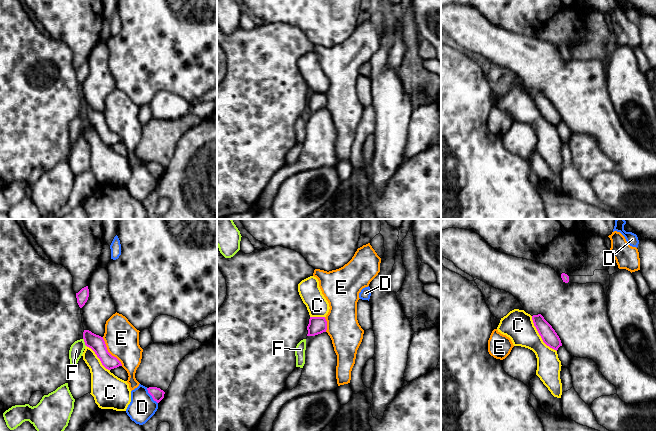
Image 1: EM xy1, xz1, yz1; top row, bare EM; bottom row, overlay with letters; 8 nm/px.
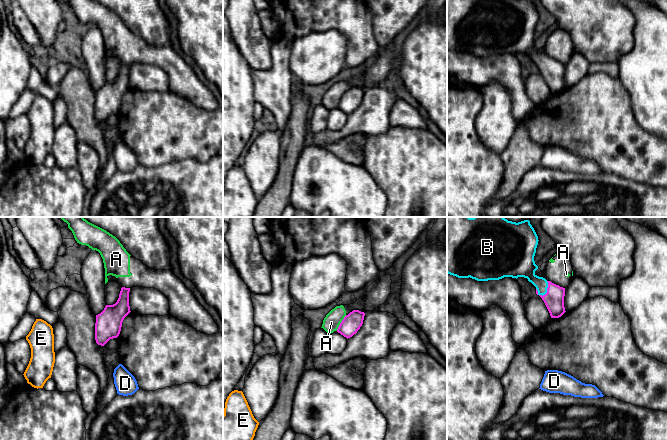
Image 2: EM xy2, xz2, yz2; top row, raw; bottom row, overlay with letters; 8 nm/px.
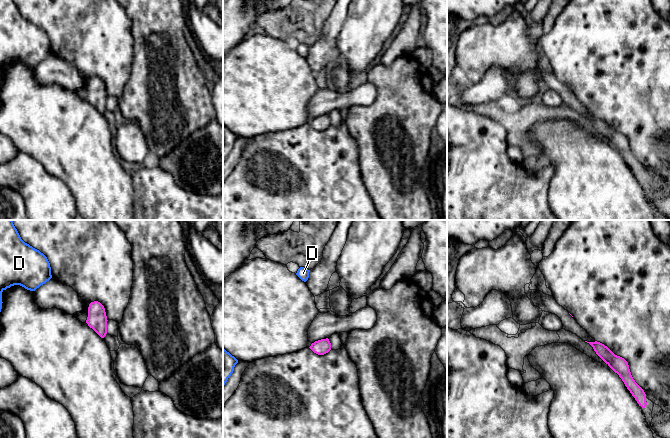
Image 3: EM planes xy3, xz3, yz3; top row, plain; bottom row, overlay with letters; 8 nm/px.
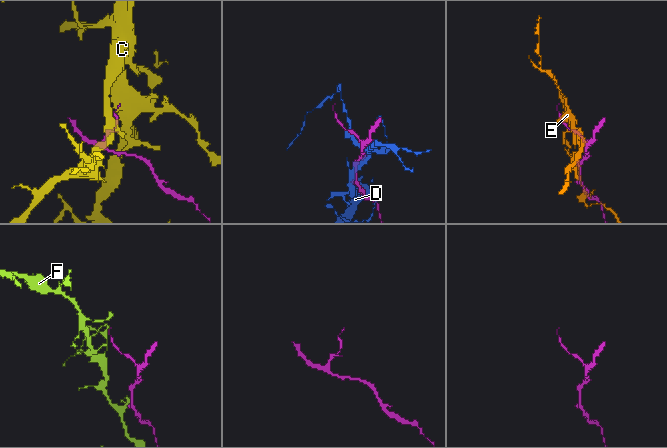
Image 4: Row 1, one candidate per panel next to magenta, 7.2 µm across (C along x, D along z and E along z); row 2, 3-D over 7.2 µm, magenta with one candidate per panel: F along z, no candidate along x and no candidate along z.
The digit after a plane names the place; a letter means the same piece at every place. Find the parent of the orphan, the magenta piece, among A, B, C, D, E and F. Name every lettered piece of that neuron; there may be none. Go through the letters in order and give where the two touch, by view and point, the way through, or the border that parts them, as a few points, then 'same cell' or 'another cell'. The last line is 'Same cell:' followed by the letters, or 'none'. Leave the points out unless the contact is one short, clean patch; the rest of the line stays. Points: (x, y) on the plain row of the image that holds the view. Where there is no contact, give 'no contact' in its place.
A: xz2 (340, 99) | along xz2 (346, 91), (336, 106) | another cell
B: yz2 (547, 67) | across yz2 (554, 74), (547, 67), (526, 44) | same cell
C: yz1 (539, 110) | another cell
D: xy1 (151, 171) | another cell
E: xy1 (108, 128) | another cell
F: xy1 (84, 117) | along xy1 (83, 114), (86, 121) | another cell
Same cell: B

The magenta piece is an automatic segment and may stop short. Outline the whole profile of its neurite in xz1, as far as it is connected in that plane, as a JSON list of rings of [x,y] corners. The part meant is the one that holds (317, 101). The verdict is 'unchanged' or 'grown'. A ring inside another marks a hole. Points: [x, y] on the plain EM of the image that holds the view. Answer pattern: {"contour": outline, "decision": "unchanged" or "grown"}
{"contour": [[[310,93],[307,106],[307,112],[315,112],[323,108],[326,108],[327,97],[325,93]]], "decision": "unchanged"}

